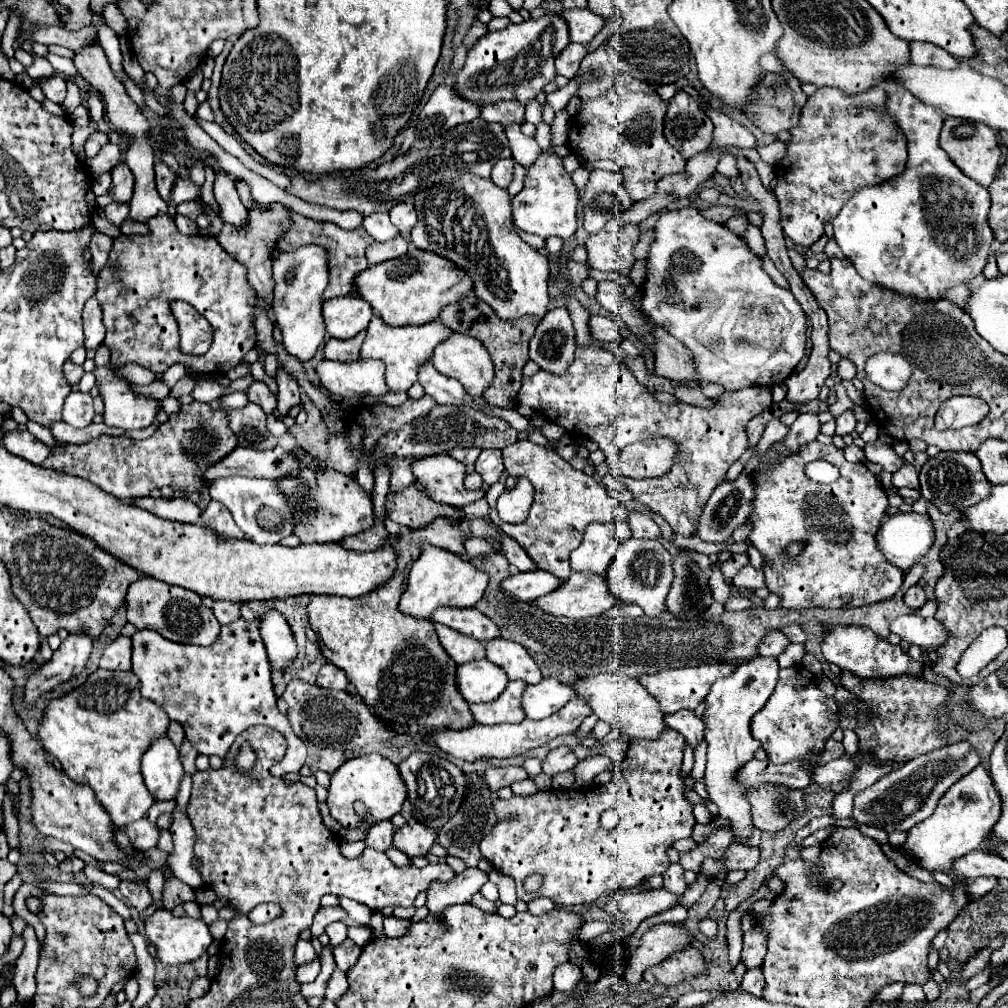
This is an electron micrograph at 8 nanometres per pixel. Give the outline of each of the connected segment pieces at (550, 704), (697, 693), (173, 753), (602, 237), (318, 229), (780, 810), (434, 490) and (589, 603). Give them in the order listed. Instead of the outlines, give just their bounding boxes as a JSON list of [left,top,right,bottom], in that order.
[[522,678,572,720],[638,664,736,712],[142,736,184,802],[586,218,640,276],[278,214,374,300],[748,784,804,832],[412,454,484,508],[534,572,616,620]]

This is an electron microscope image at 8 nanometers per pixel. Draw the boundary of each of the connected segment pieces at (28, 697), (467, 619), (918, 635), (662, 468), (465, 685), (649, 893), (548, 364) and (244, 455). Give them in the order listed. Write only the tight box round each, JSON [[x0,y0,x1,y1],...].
[[24,634,92,706],[432,606,500,642],[890,614,950,652],[618,438,680,478],[456,658,506,704],[616,888,682,937],[530,308,574,376],[204,446,300,480]]

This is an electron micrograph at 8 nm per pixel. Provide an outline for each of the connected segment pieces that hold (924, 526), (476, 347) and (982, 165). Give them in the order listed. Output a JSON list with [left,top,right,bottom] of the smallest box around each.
[[878,512,934,572],[430,332,494,396],[940,118,1000,188]]

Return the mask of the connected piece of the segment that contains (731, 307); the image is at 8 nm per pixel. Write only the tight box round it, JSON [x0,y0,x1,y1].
[642,208,806,390]

